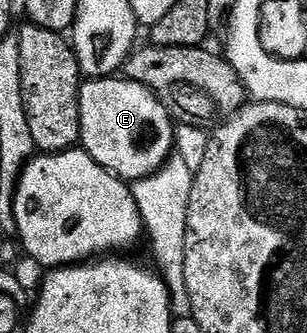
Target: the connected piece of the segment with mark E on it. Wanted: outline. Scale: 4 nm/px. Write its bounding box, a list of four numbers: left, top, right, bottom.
[81,76,177,180]

